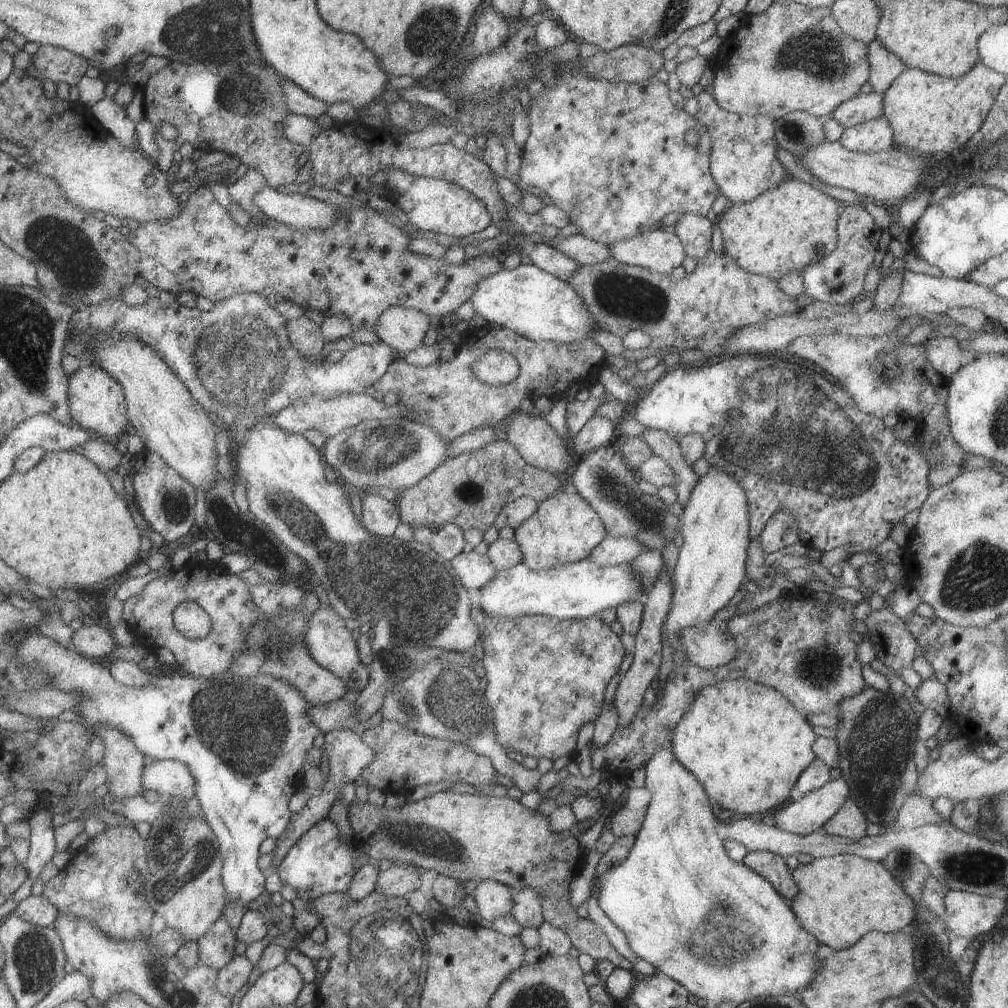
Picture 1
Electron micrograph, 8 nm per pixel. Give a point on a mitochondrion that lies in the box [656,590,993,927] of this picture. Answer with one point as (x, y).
(879, 726)

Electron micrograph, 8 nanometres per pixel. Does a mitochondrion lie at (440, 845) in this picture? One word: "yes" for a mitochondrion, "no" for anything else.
yes

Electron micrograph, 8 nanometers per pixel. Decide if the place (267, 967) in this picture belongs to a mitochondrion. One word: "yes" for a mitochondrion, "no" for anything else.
no

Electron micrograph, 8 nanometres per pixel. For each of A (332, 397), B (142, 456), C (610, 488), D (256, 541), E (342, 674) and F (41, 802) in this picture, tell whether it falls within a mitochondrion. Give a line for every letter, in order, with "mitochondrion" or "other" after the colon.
A: other
B: other
C: mitochondrion
D: mitochondrion
E: other
F: other

